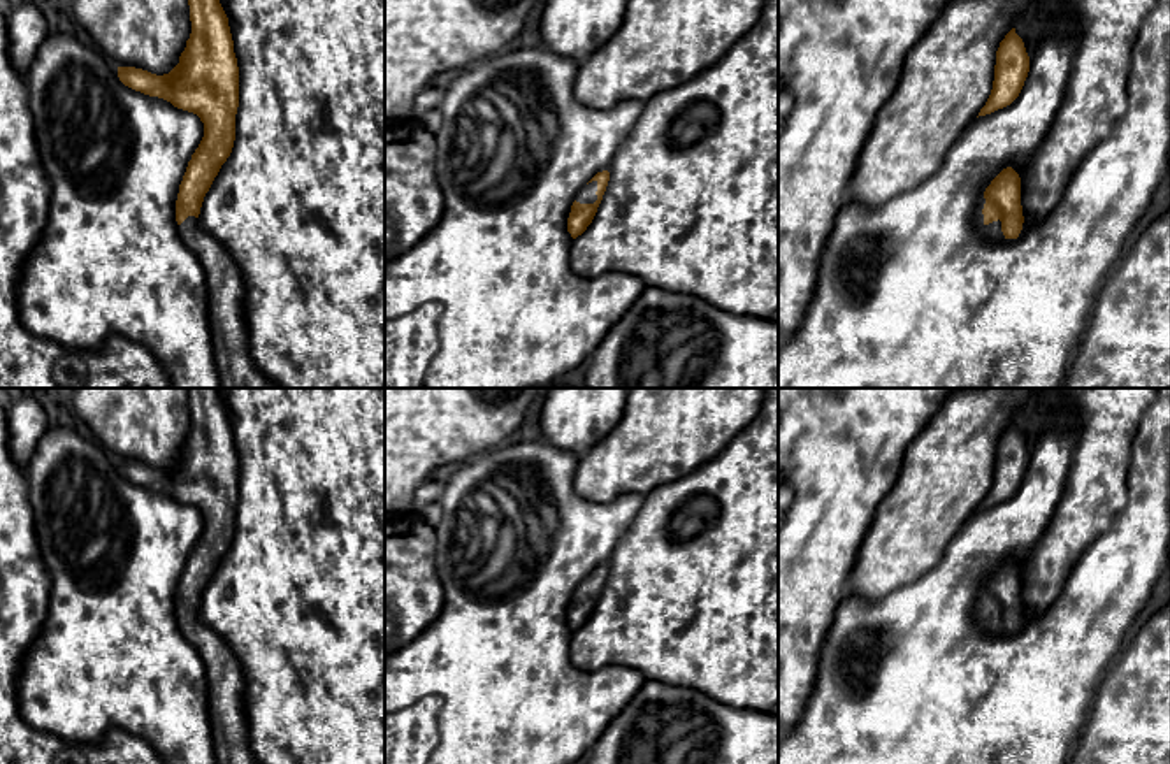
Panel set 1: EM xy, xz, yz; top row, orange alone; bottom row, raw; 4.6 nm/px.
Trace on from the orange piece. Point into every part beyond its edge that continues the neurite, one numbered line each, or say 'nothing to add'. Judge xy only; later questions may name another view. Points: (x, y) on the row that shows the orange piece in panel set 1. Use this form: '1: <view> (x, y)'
1: xy (236, 367)

